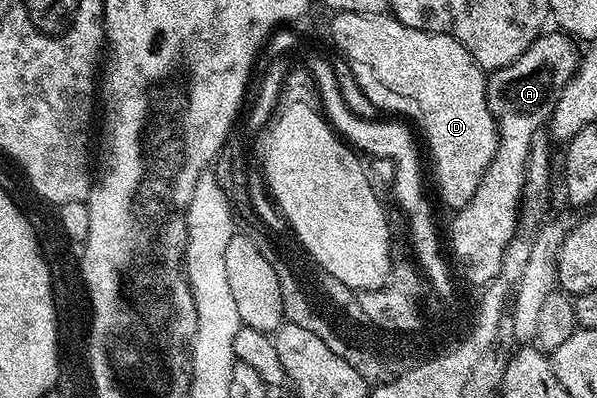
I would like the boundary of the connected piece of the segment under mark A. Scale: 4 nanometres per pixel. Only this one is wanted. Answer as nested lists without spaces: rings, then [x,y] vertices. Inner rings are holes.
[[[543,32],[512,64],[493,71],[486,80],[486,103],[494,117],[494,123],[498,126],[498,147],[492,164],[482,177],[482,184],[476,188],[476,192],[468,204],[453,215],[450,222],[450,246],[466,273],[470,282],[475,282],[478,288],[485,287],[494,281],[500,272],[500,260],[504,260],[504,248],[519,233],[518,230],[518,206],[524,202],[524,187],[526,185],[526,161],[530,155],[530,145],[534,139],[543,133],[544,127],[549,123],[552,112],[556,108],[558,91],[570,83],[572,76],[578,71],[580,50],[577,50],[575,39],[565,32],[549,34]]]

